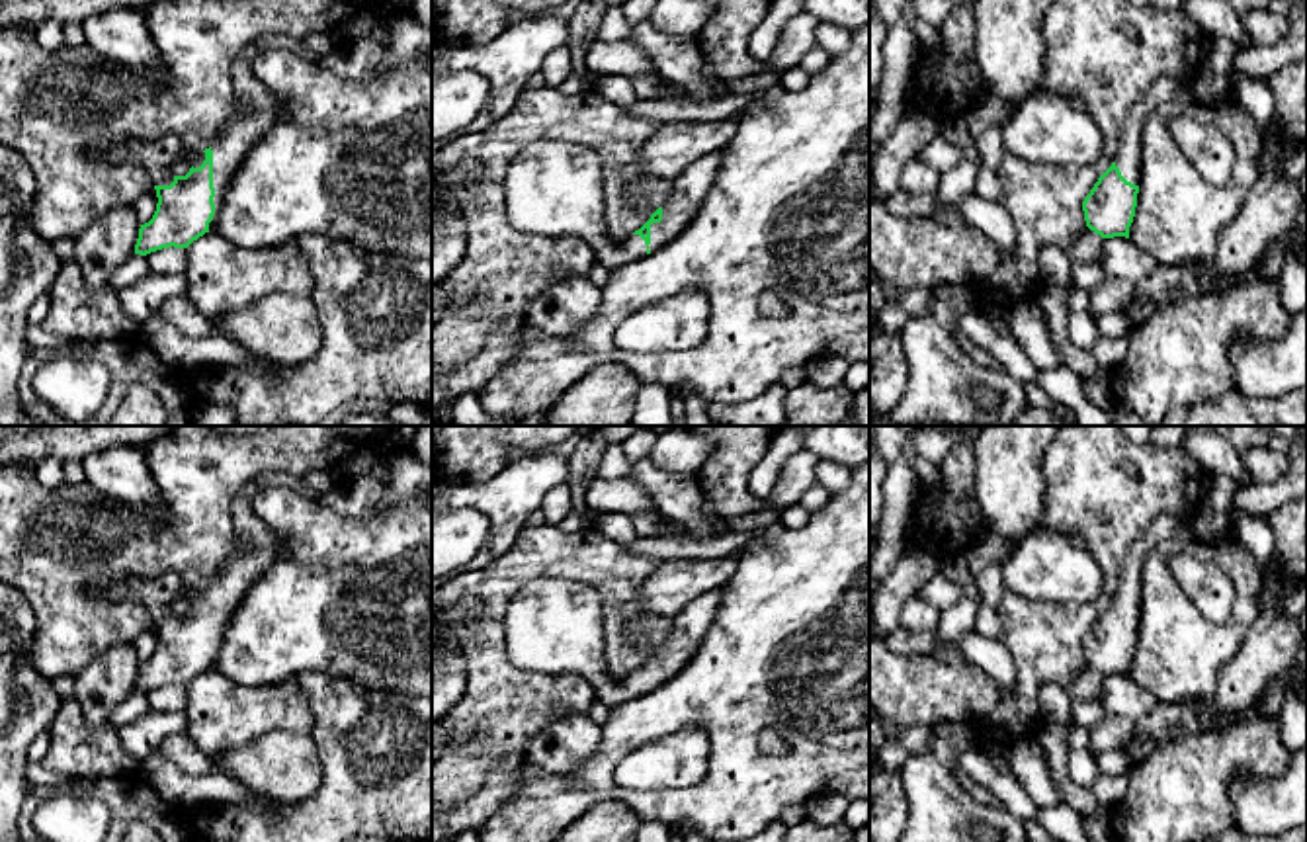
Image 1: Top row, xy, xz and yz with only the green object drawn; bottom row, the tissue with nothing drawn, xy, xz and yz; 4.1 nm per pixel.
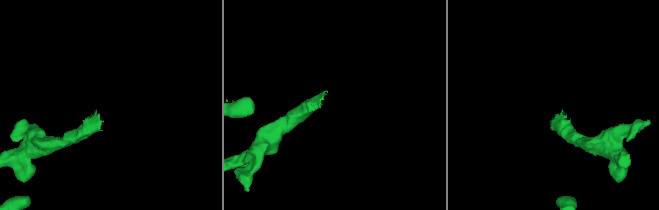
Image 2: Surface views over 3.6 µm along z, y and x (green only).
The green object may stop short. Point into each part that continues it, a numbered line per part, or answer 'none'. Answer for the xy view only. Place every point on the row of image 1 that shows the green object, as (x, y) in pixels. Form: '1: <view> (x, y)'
1: xy (235, 139)

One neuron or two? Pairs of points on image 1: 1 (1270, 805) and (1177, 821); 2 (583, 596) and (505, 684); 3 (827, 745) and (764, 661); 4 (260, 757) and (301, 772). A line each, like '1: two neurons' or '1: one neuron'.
1: two neurons
2: two neurons
3: one neuron
4: one neuron

